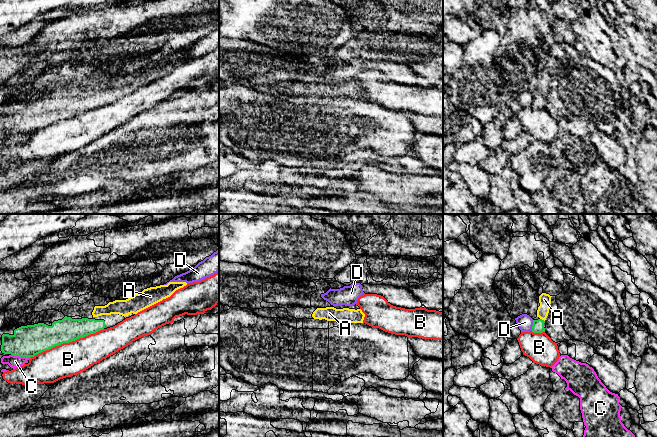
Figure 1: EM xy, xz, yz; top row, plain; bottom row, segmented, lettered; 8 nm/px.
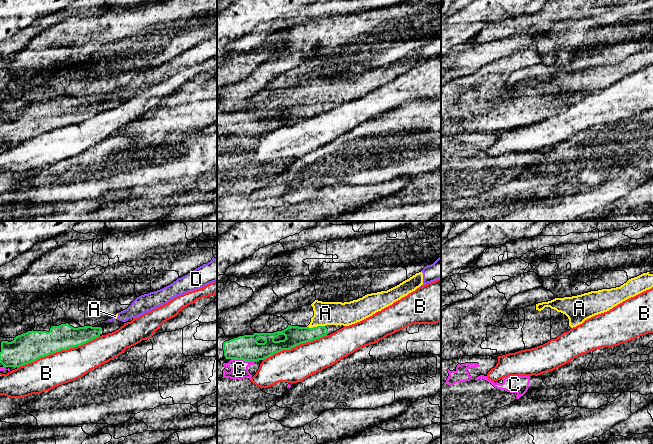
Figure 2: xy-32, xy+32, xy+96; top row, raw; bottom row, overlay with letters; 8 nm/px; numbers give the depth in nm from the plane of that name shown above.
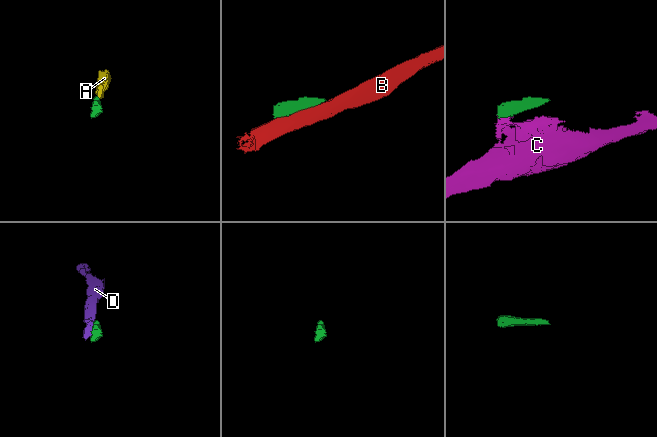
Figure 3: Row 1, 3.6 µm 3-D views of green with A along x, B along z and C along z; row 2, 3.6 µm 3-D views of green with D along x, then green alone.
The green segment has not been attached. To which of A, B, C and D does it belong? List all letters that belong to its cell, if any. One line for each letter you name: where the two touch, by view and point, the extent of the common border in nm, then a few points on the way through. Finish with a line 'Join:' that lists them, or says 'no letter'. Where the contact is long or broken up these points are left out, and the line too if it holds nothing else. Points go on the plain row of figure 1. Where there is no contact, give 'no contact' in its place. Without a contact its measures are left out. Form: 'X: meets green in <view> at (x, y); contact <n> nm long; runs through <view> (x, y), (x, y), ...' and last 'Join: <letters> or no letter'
A: meets green in yz at (541, 95); contact 50 nm long; runs through yz (538, 101), (541, 95), (544, 75)
Join: A

